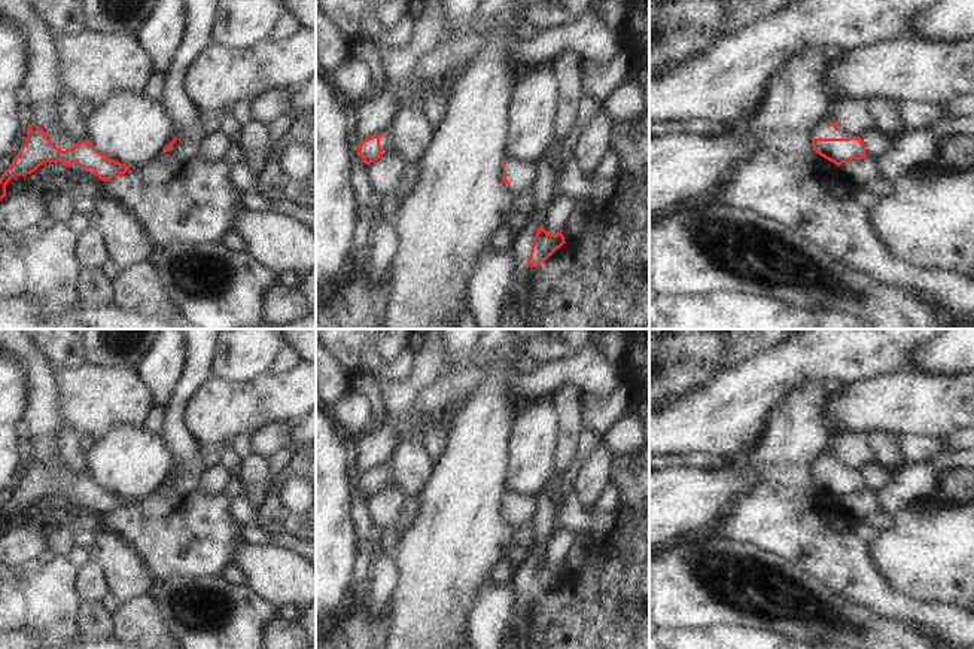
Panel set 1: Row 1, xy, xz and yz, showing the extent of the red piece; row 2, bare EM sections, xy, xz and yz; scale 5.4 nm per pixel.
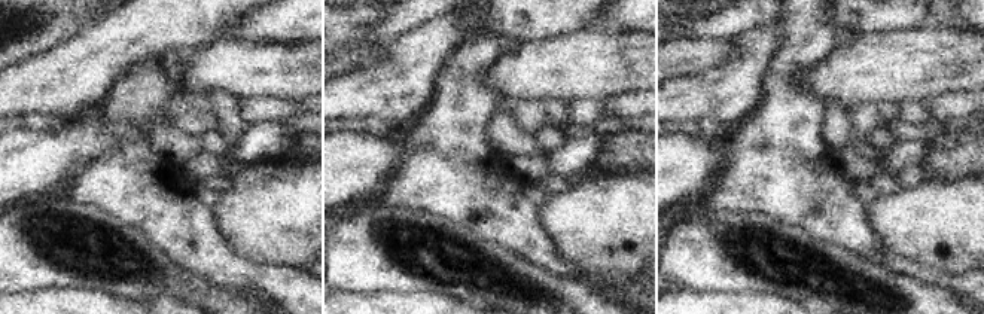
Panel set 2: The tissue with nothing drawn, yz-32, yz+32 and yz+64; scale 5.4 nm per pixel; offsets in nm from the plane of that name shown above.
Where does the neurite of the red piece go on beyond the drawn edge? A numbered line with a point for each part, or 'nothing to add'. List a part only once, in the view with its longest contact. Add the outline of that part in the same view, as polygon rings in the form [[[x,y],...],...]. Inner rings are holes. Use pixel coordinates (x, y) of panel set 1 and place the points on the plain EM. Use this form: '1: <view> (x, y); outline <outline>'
1: yz (821, 463); outline [[[822,454],[822,455],[816,457],[810,464],[810,470],[812,472],[847,472],[847,470],[850,470],[846,466],[835,463],[828,455],[830,454]]]

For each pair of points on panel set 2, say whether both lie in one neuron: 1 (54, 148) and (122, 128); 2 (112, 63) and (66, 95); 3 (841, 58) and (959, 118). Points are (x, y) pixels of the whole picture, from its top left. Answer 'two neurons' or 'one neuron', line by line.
1: one neuron
2: one neuron
3: two neurons

